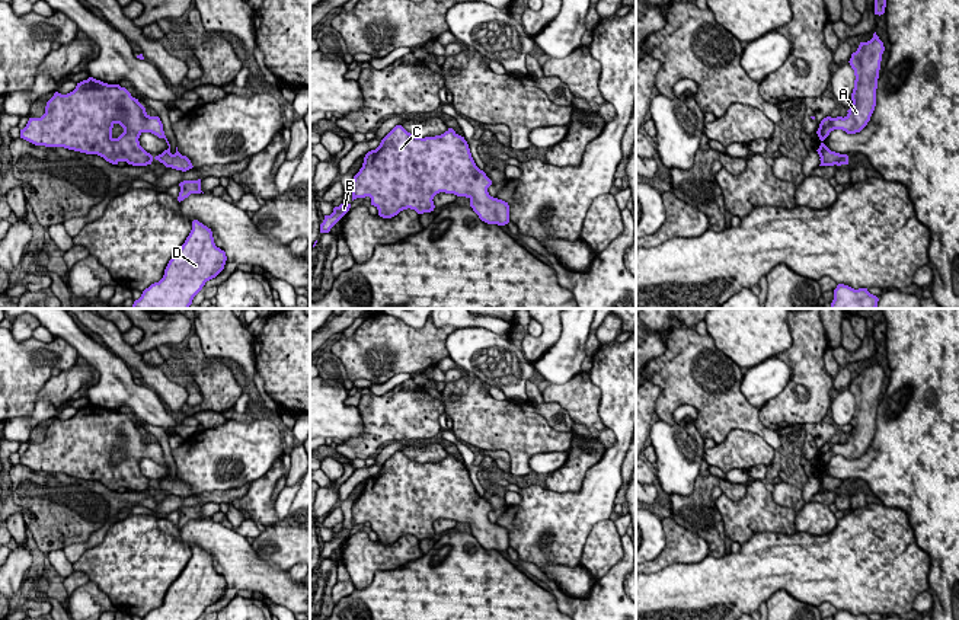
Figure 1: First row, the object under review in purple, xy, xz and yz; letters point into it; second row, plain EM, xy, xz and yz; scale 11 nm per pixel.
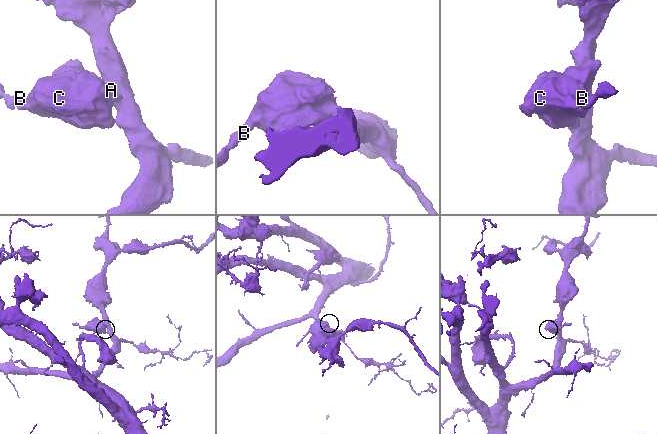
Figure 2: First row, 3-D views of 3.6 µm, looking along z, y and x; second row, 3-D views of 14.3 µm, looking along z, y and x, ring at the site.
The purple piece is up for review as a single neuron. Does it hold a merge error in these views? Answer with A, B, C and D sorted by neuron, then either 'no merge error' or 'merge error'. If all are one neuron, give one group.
A B C D; no merge error

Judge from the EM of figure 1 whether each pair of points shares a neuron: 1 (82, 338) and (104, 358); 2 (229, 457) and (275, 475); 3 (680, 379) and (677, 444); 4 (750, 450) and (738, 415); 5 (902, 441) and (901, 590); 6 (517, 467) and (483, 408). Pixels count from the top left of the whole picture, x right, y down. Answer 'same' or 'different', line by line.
1: same
2: different
3: different
4: different
5: different
6: same

